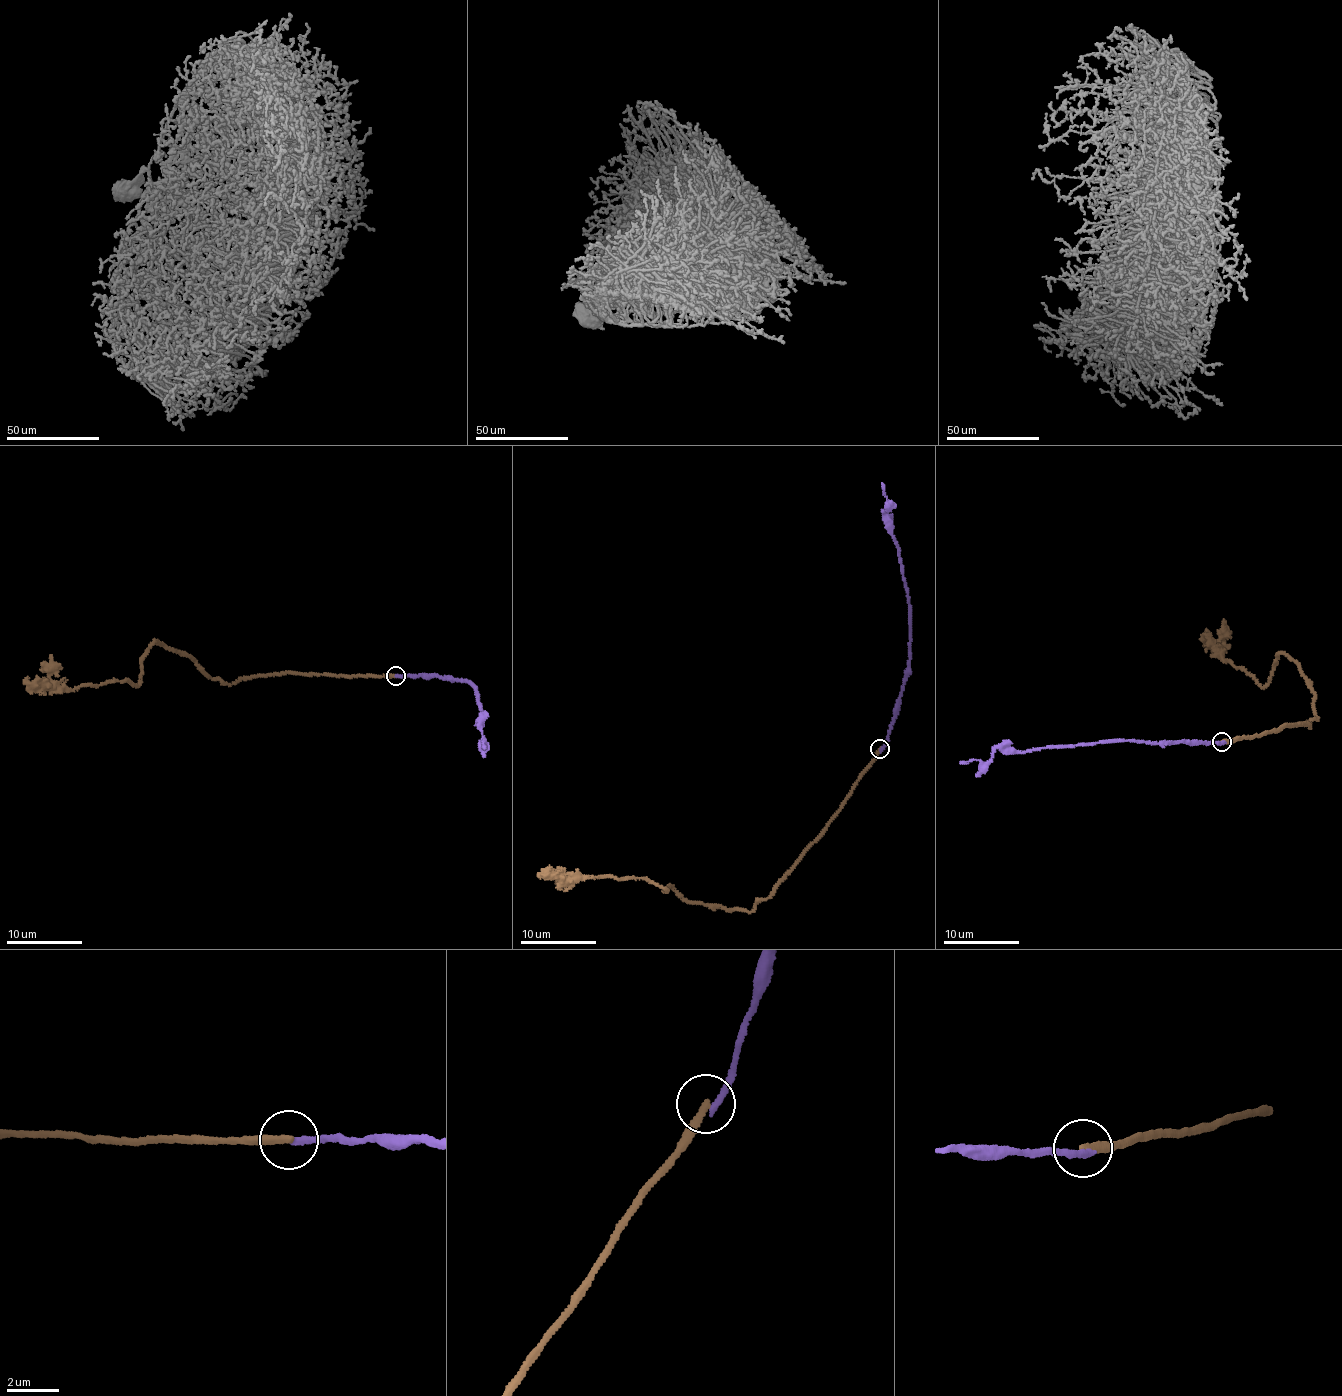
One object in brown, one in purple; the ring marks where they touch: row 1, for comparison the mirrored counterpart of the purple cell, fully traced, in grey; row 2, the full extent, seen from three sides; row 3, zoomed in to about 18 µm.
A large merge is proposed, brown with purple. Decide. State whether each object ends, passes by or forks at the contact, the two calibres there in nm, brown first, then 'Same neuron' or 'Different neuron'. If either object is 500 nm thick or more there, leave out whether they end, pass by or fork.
At the ring brown ends. At the ring purple ends. Thickness 280 nm (brown) against 240 nm. Different neuron

